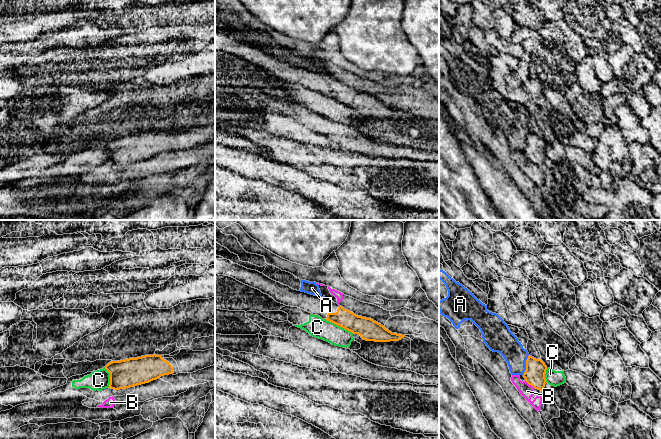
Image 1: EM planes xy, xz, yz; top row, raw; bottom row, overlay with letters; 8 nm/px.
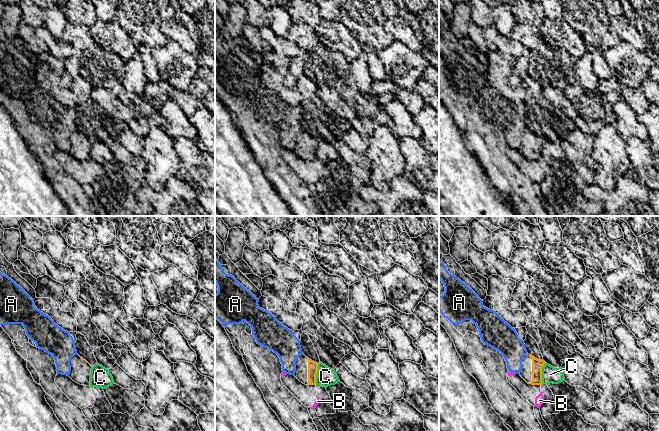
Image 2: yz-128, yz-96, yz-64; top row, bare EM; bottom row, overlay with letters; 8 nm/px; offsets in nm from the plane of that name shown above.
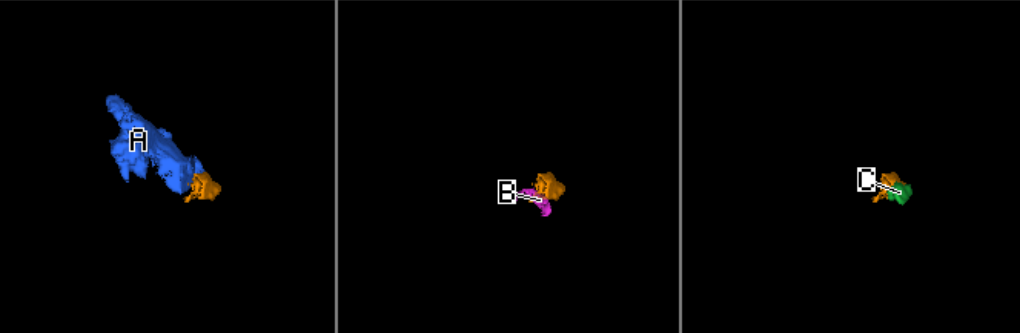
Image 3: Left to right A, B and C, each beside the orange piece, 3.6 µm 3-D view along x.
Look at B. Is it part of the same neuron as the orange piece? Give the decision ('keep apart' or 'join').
keep apart

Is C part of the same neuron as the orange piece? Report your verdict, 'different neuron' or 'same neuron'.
different neuron

